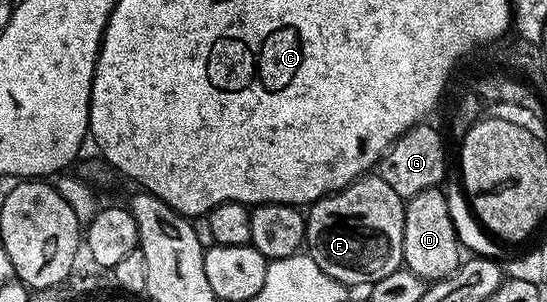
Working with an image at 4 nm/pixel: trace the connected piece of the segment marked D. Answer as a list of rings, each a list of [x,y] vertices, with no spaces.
[[[443,188],[418,191],[418,195],[407,198],[404,206],[404,226],[402,227],[402,251],[404,252],[403,268],[414,271],[426,283],[440,281],[450,276],[462,262],[462,246],[456,234],[454,220],[451,218],[450,207],[447,205],[448,194]]]

